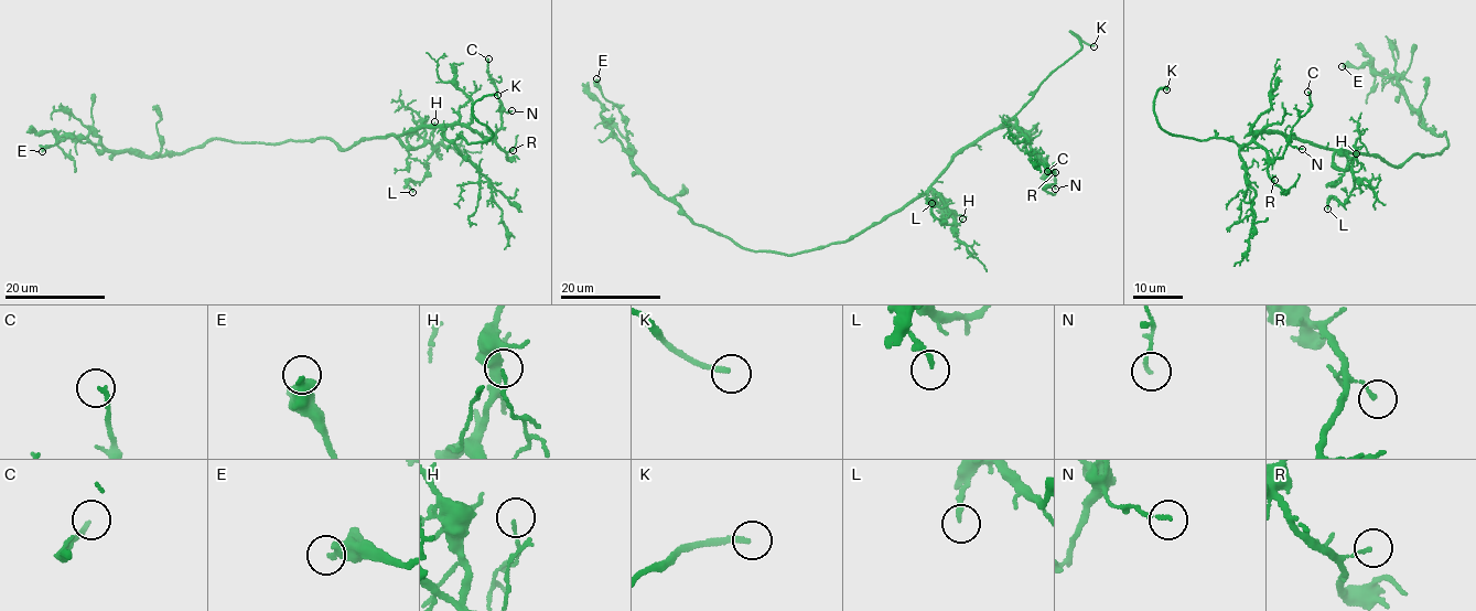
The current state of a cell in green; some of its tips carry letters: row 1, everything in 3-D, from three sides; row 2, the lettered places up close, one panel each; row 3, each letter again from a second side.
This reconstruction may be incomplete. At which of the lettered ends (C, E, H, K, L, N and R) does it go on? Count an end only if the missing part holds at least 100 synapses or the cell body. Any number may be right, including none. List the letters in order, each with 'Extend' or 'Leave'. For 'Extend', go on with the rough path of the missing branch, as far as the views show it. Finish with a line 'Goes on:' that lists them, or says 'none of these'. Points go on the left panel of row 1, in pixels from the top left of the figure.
C: Leave
E: Leave
H: Leave
K: Extend
L: Leave
N: Leave
R: Leave
Goes on: K

